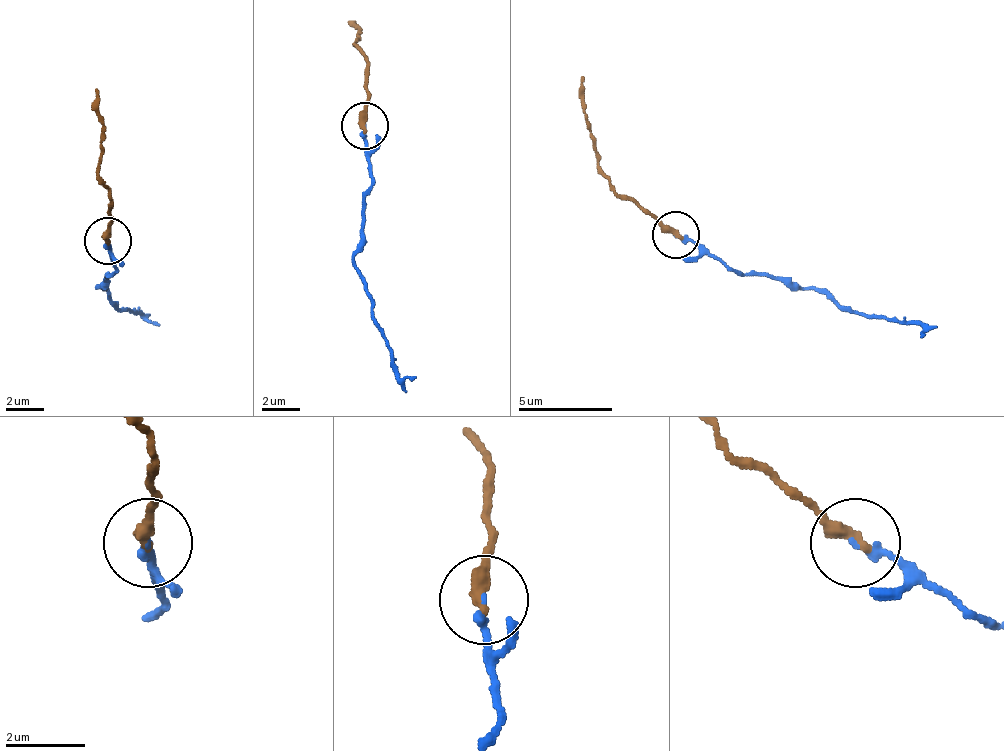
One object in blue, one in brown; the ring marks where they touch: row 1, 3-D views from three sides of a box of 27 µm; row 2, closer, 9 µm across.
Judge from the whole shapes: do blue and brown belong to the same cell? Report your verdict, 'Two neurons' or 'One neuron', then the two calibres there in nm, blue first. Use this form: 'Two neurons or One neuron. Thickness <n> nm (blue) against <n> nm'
One neuron. Thickness 190 nm (blue) against 400 nm

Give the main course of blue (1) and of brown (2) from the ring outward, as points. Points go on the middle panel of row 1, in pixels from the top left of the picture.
1: (365, 125), (365, 221), (356, 274), (375, 318), (394, 379), (408, 394)
2: (365, 125), (365, 61), (356, 45), (351, 21)

